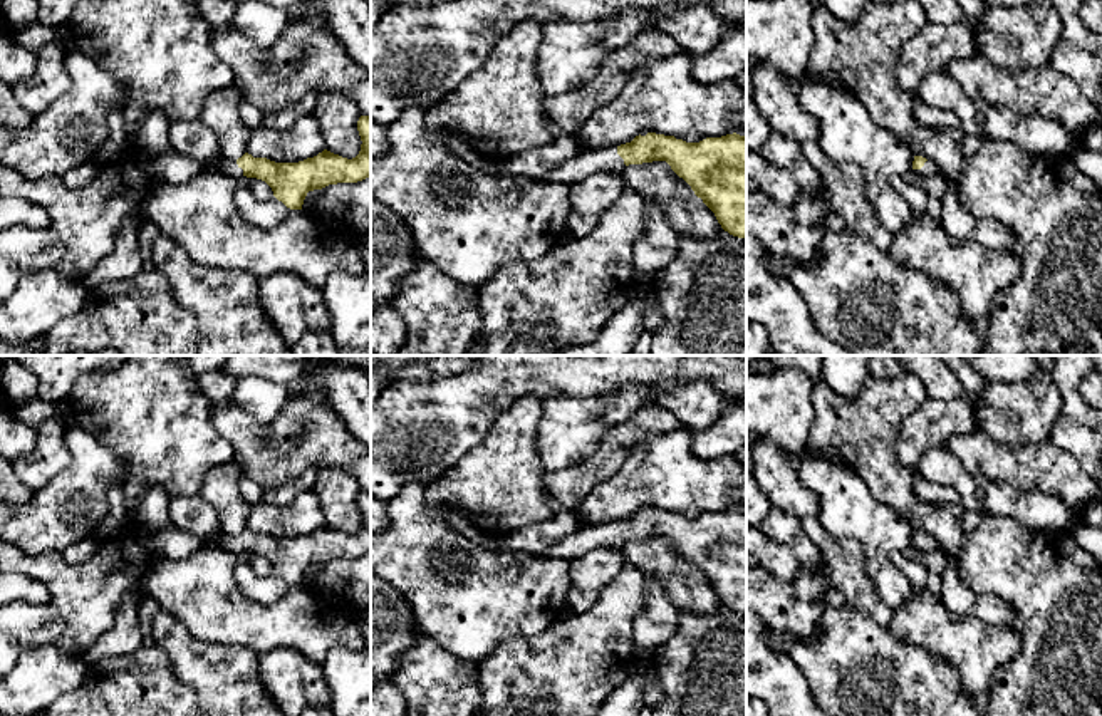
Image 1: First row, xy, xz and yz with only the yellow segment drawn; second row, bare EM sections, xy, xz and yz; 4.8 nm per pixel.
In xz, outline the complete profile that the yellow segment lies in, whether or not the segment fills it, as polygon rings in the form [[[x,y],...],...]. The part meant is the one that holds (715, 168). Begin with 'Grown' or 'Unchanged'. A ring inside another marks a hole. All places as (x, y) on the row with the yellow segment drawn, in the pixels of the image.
Grown. [[[736,132],[699,143],[639,134],[621,146],[580,151],[540,181],[574,186],[594,173],[652,161],[666,161],[715,213],[725,231],[746,238],[746,137]]]

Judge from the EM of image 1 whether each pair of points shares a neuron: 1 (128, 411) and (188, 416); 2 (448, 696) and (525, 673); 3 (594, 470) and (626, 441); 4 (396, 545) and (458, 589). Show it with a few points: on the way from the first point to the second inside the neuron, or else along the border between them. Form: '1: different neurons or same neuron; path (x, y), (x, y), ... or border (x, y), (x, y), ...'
1: same neuron; path (143, 411), (153, 416), (173, 416)
2: different neurons; border (477, 664), (482, 698)
3: same neuron; path (602, 461), (618, 446)
4: same neuron; path (411, 554), (418, 554), (443, 574)

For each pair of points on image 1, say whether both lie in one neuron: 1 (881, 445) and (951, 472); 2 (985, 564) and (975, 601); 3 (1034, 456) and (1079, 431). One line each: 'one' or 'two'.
1: two
2: two
3: two

